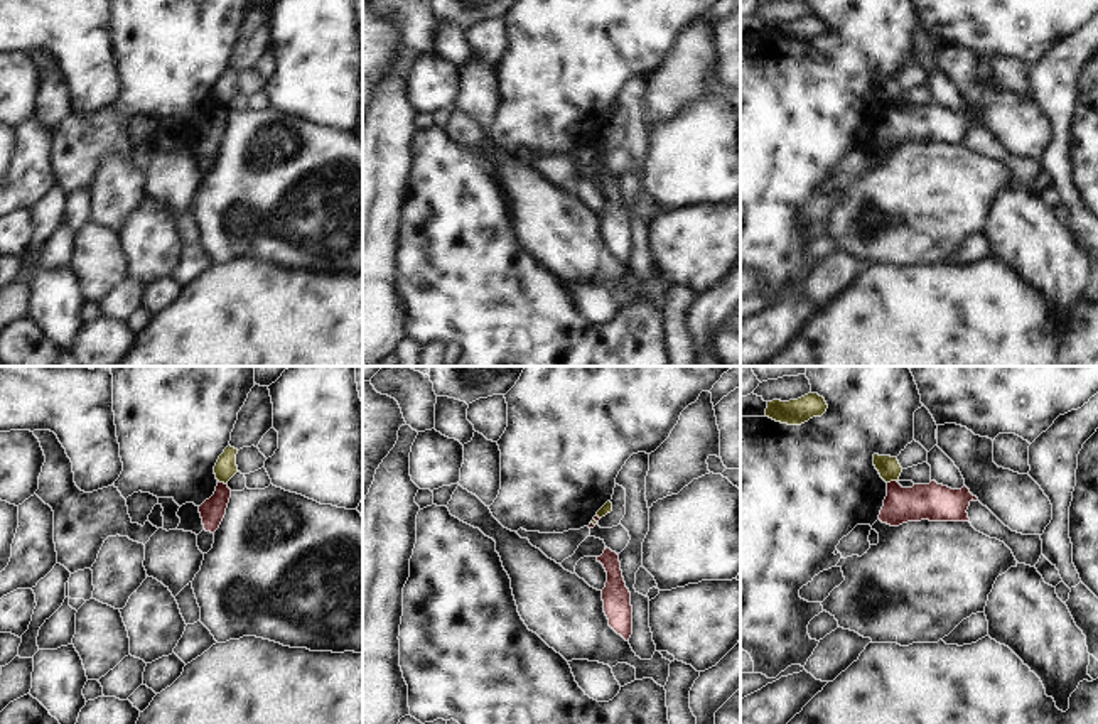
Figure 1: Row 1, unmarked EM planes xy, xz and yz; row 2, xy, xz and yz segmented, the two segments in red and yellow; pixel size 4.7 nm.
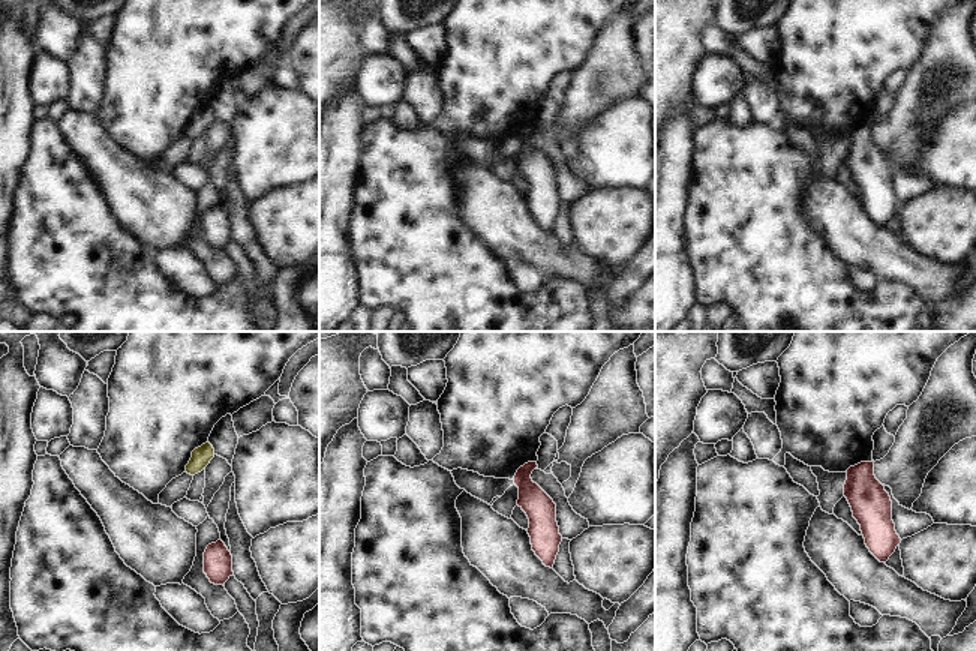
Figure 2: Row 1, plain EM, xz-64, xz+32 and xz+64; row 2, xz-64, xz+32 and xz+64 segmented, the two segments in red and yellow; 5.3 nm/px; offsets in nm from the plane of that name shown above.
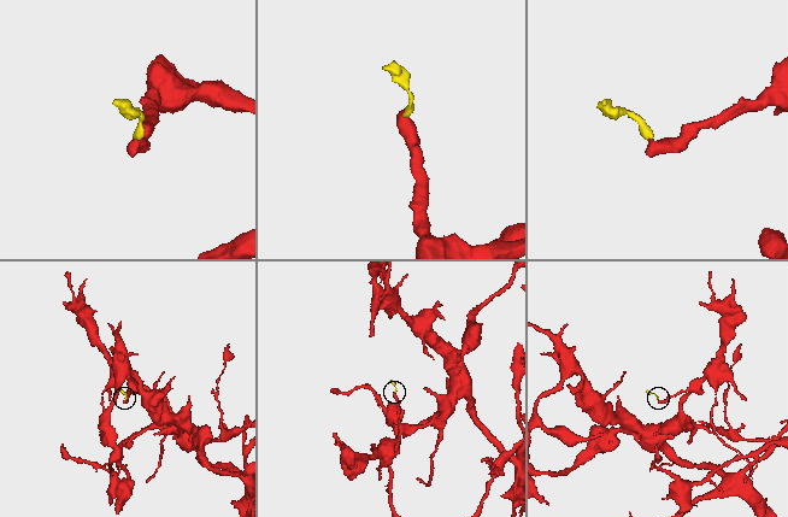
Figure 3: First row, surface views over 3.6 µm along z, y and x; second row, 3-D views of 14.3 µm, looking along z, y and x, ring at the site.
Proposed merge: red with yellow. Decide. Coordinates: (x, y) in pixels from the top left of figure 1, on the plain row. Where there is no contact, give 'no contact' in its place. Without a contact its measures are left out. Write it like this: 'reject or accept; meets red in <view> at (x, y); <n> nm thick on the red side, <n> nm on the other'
reject; meets red in yz at (891, 103); 180 nm thick on the red side, 110 nm on the other

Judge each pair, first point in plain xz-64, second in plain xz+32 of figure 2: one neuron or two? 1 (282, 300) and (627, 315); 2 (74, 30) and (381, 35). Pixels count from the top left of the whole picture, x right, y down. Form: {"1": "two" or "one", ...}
{"1": "two", "2": "two"}

